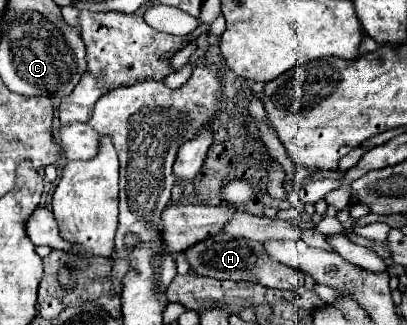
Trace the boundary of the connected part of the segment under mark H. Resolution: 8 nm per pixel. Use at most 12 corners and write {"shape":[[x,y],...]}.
{"shape":[[212,236],[186,250],[190,270],[216,280],[296,290],[298,270],[262,242]]}

